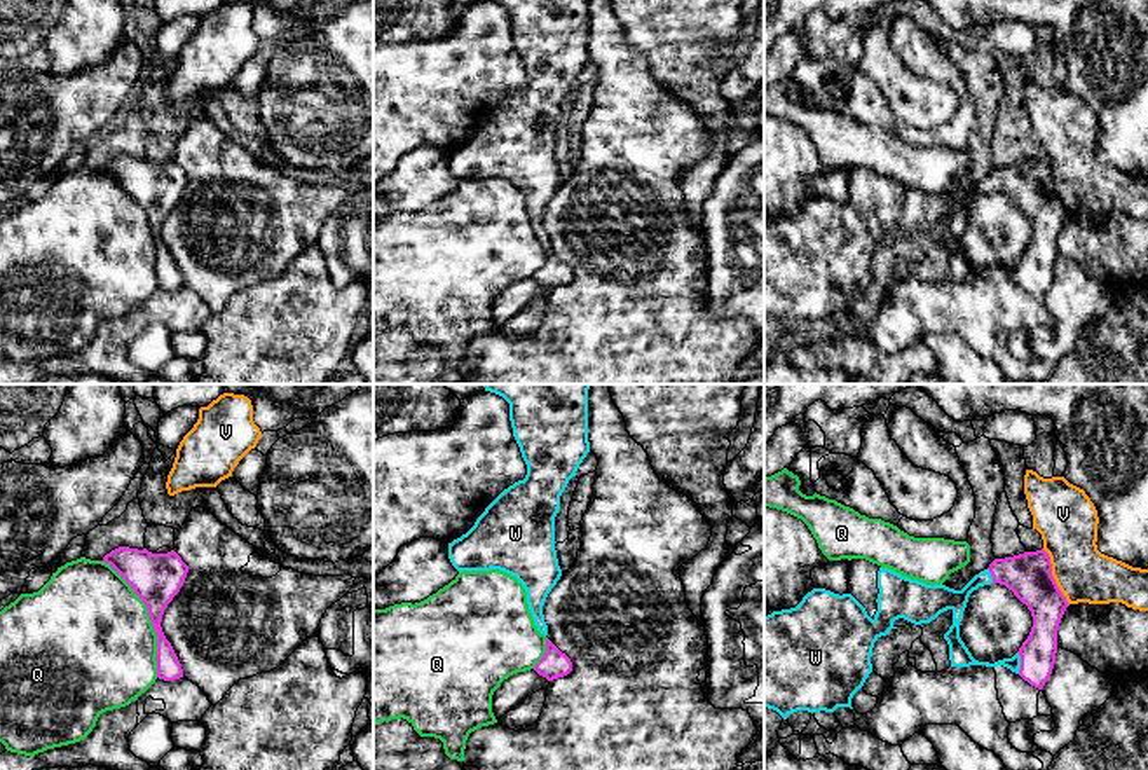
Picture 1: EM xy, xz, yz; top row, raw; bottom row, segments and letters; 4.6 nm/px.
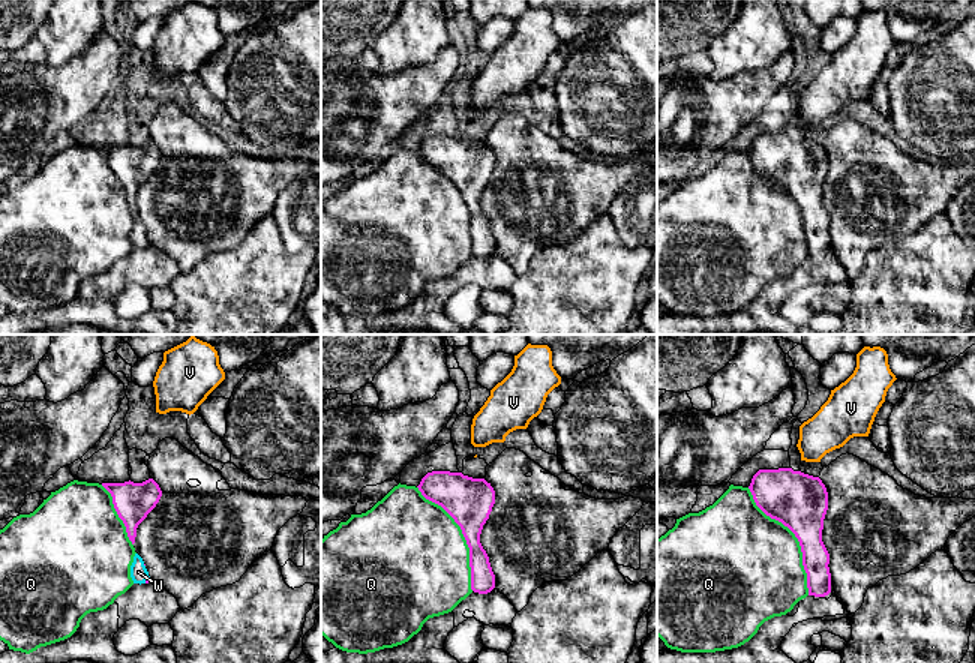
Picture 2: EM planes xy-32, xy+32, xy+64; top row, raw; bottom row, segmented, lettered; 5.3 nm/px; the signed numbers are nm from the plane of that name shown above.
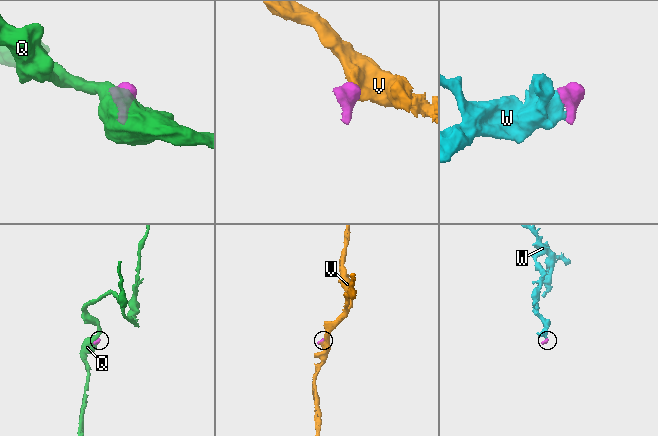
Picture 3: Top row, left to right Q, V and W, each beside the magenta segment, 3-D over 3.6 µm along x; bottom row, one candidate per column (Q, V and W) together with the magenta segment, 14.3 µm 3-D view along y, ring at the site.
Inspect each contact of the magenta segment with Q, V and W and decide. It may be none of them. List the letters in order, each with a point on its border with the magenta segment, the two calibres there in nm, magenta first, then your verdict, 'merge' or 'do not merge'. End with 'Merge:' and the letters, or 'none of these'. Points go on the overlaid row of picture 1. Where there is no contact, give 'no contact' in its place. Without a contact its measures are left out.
Q: contact xy (149, 615); calibres 240 and 500 nm; do not merge
V: contact yz (1052, 577); calibres 220 and 260 nm; do not merge
W: contact yz (1021, 662); calibres 160 and 60 nm; merge
Merge: W

